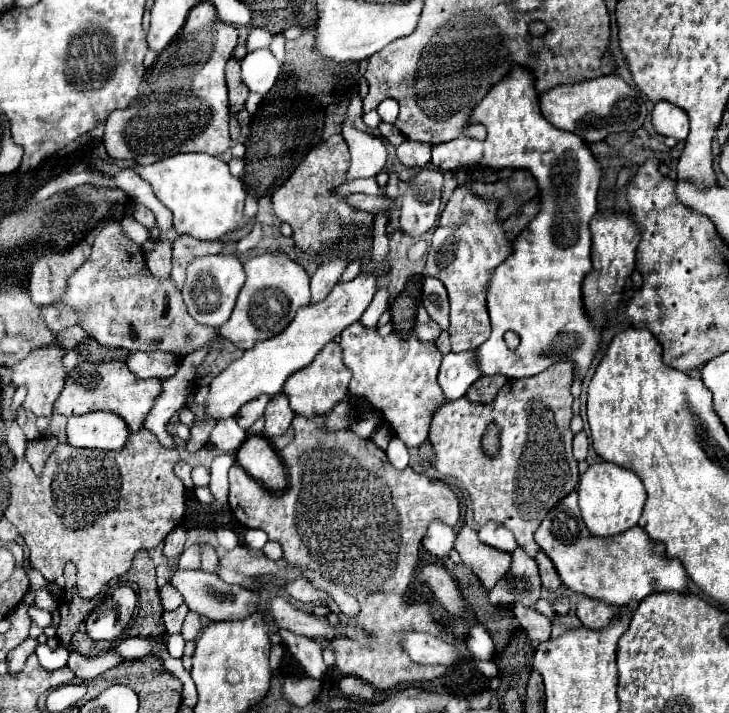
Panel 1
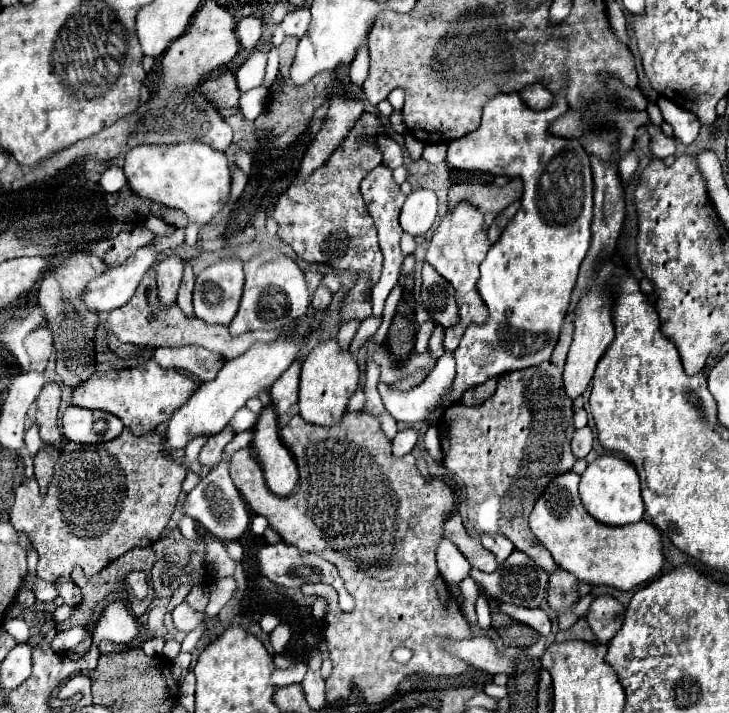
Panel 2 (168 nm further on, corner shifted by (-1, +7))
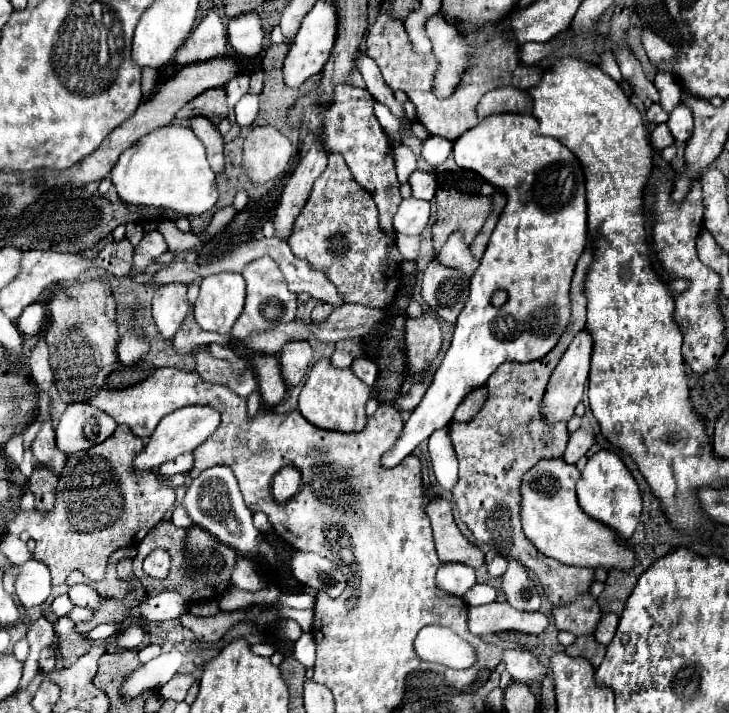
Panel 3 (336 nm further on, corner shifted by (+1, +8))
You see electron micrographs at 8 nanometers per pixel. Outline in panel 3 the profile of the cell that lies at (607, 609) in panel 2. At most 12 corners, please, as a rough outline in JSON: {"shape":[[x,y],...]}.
{"shape":[[602,616],[594,638],[608,646],[618,628],[618,616]]}

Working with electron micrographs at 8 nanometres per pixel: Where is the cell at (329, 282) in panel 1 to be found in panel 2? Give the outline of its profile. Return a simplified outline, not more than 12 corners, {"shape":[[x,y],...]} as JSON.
{"shape":[[324,283],[314,291],[312,307],[324,311],[332,301],[332,291]]}

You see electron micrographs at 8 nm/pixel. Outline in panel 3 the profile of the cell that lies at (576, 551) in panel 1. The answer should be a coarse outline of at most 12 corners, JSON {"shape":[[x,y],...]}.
{"shape":[[544,458],[520,486],[522,532],[562,564],[636,558],[576,502],[580,470]]}

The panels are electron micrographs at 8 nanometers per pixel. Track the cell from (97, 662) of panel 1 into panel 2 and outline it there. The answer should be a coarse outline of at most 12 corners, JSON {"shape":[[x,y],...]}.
{"shape":[[154,607],[148,613],[148,639],[168,641],[164,627],[166,607]]}

